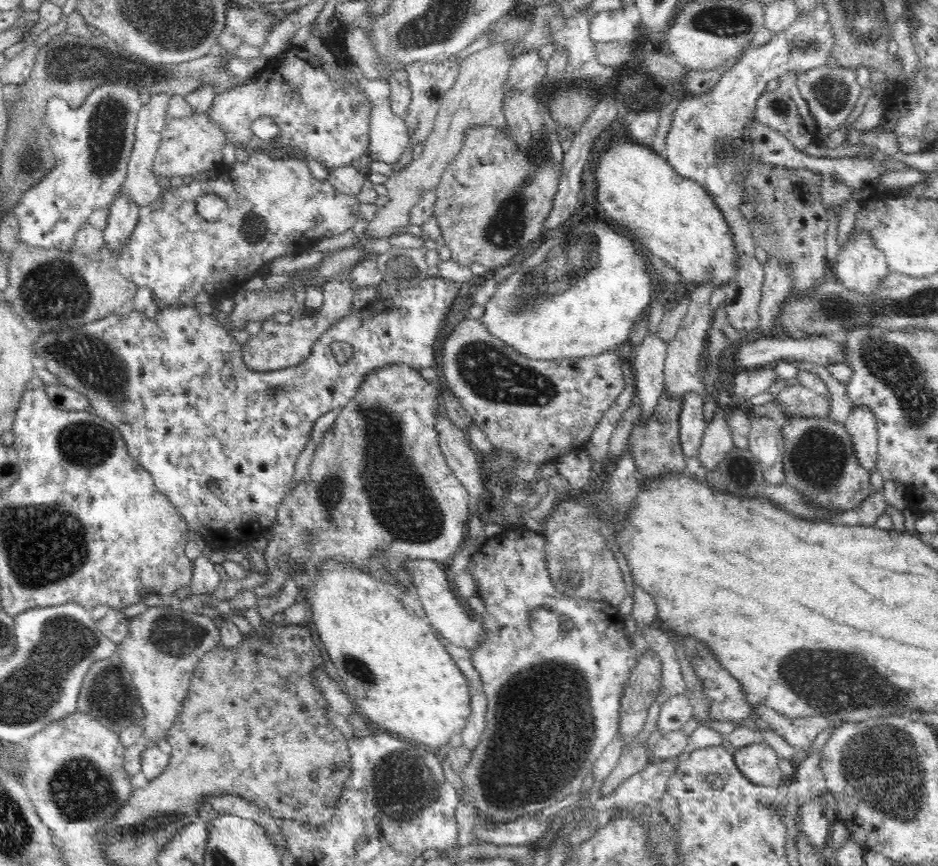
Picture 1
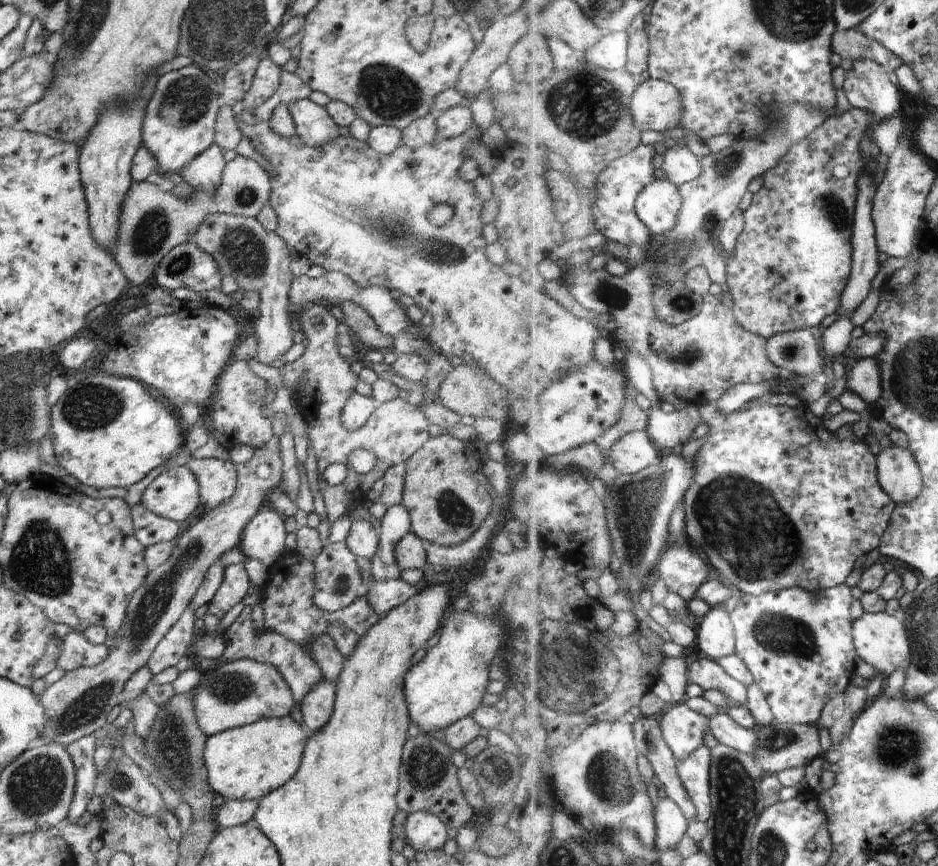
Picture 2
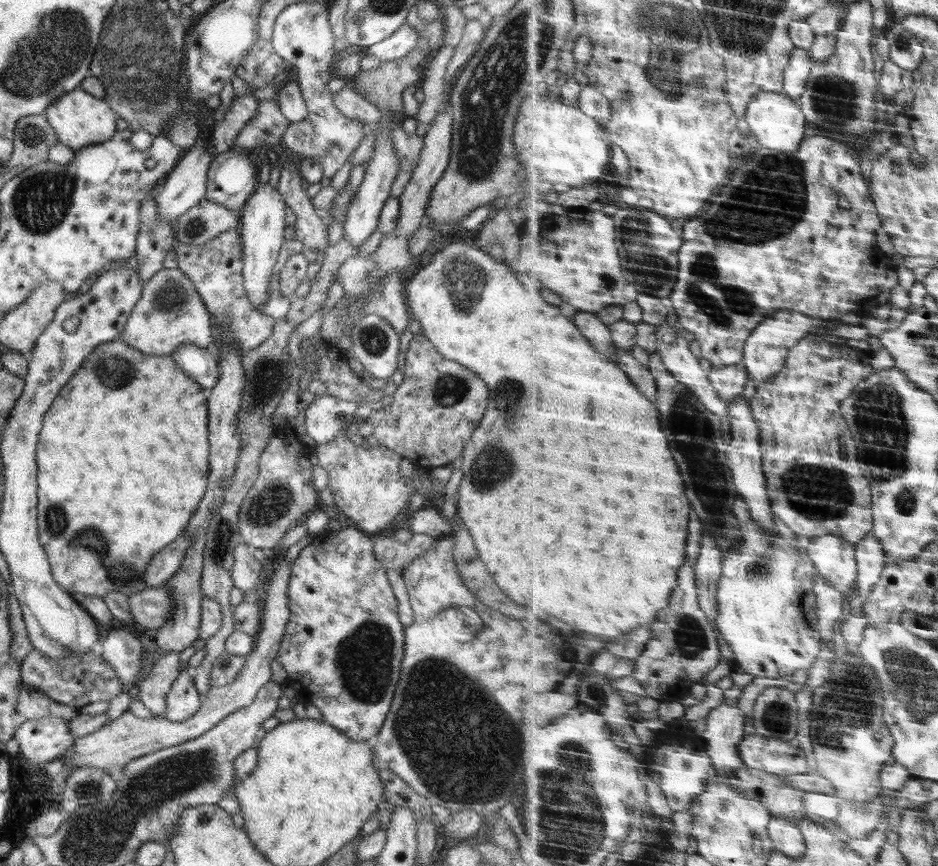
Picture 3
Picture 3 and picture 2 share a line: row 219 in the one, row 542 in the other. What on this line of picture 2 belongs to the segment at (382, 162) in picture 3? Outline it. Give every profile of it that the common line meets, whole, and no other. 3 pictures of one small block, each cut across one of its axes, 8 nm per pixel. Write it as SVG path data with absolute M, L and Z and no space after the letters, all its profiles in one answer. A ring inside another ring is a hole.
M366 520L354 521L350 526L350 532L346 536L345 543L354 556L370 560L378 550L378 530Z

